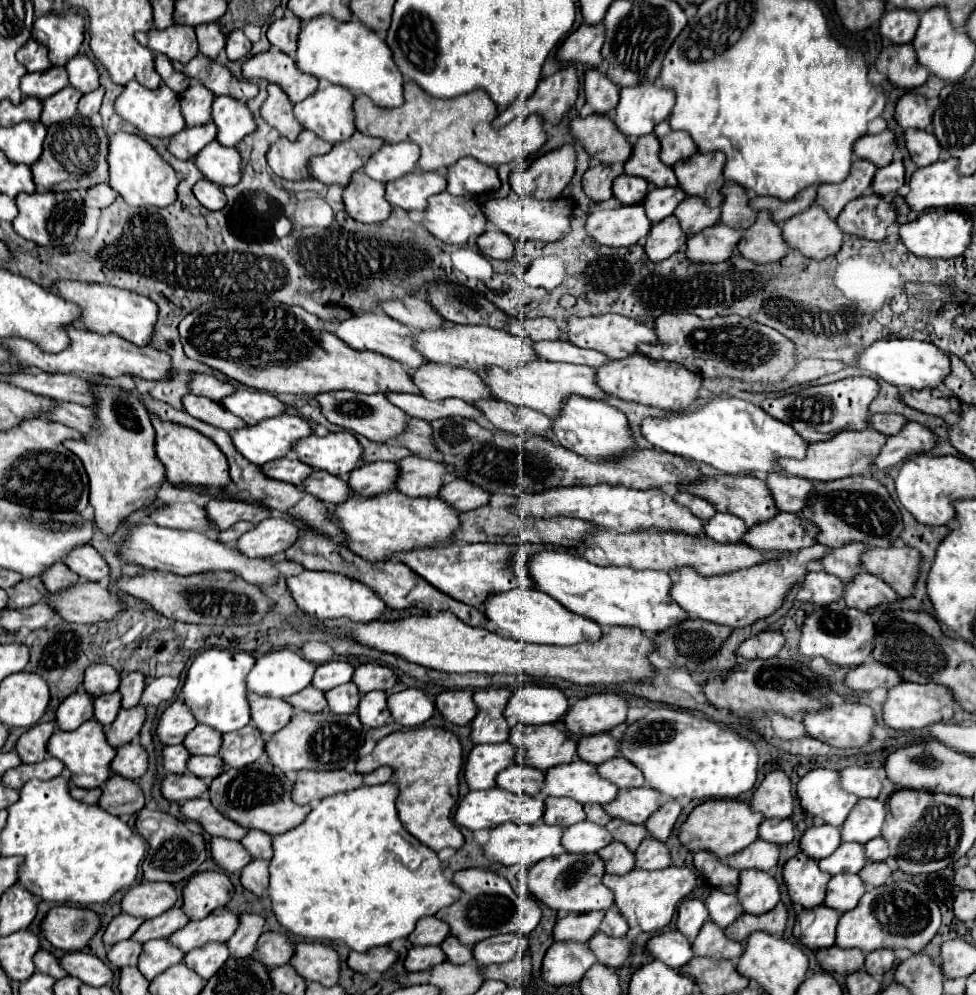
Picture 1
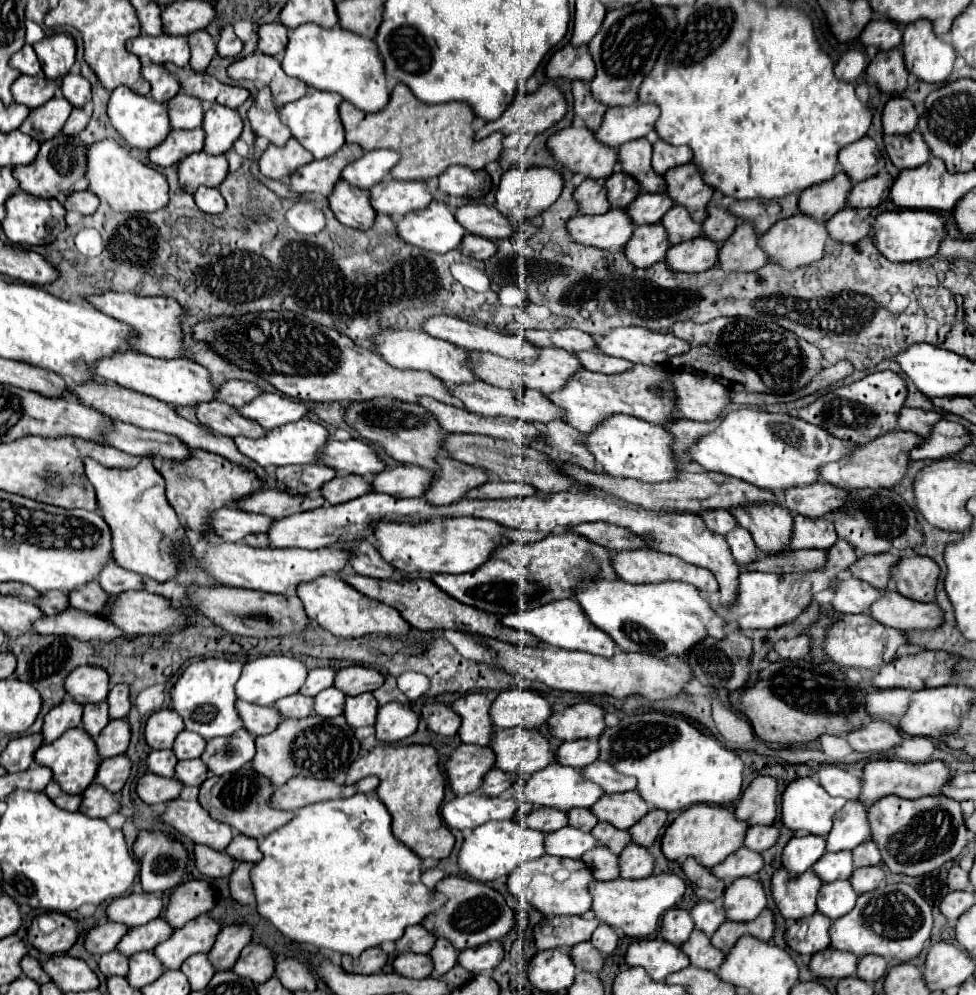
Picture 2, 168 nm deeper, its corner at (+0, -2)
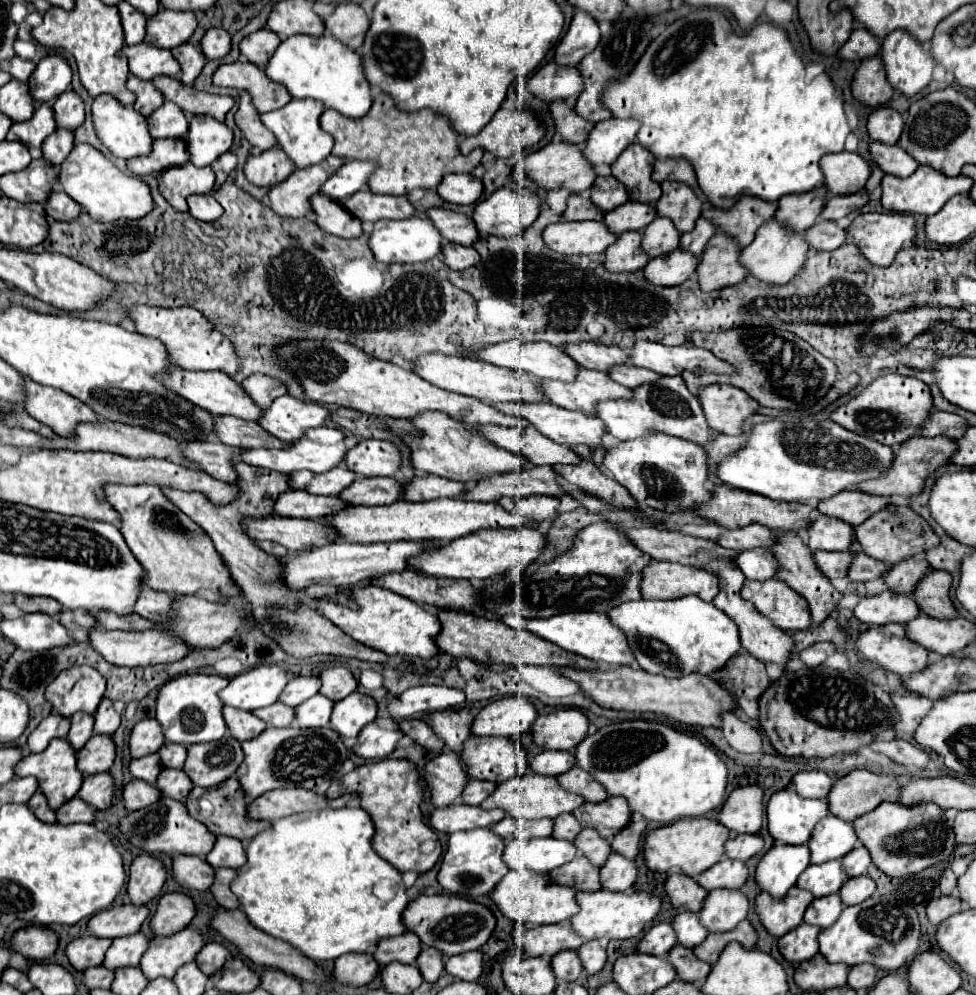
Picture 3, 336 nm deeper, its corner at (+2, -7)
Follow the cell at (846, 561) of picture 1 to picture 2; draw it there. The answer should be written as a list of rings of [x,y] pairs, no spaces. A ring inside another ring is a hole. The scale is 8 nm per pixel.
[[[884,552],[884,554],[864,554],[860,556],[848,570],[854,578],[868,582],[874,588],[886,588],[890,582],[890,568],[896,564],[898,556]]]

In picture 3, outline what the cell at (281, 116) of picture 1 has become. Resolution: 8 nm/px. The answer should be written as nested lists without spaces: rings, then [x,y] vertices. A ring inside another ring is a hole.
[[[240,91],[238,97],[238,111],[234,115],[234,121],[238,125],[238,129],[242,131],[242,135],[248,139],[248,143],[258,149],[258,151],[266,151],[272,149],[276,145],[274,135],[260,123],[258,111],[254,109],[250,95],[246,91]]]

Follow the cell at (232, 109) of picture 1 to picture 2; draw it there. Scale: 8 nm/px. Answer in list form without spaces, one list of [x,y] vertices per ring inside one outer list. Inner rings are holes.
[[[214,104],[206,114],[204,114],[204,126],[206,130],[206,142],[204,142],[204,152],[208,154],[226,154],[234,140],[242,134],[242,118],[234,108]]]

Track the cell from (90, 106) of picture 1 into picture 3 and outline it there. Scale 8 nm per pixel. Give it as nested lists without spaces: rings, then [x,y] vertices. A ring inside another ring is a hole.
[[[56,129],[50,137],[42,143],[42,157],[48,165],[58,167],[74,147],[74,133],[68,129]]]

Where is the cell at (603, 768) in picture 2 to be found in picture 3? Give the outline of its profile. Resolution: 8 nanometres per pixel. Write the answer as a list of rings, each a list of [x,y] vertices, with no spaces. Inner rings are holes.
[[[572,767],[570,771],[566,771],[566,775],[558,777],[558,785],[570,793],[584,797],[584,801],[588,803],[602,803],[608,799],[606,789],[602,789],[602,785],[596,783],[594,777],[580,767]]]

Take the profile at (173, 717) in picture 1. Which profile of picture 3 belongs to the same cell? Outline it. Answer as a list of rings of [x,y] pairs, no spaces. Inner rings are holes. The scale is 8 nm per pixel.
[[[144,719],[144,721],[134,725],[128,743],[130,743],[132,759],[156,753],[162,747],[162,743],[164,743],[162,727],[158,725],[156,719]]]

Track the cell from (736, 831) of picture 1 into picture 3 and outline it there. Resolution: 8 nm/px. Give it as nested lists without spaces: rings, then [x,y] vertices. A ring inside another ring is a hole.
[[[694,817],[694,819],[680,819],[672,825],[658,827],[646,833],[644,839],[644,861],[650,871],[658,873],[672,873],[680,871],[690,877],[698,877],[714,863],[718,863],[724,855],[724,841],[730,837],[730,831],[722,827],[716,819]]]

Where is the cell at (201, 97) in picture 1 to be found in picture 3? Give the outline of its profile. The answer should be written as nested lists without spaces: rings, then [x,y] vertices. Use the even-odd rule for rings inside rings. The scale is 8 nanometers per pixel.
[[[164,101],[148,119],[148,131],[152,139],[186,139],[188,135],[188,117],[176,103]]]

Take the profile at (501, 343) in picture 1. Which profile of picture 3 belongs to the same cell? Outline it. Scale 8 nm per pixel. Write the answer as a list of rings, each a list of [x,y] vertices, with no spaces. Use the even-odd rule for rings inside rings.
[[[580,369],[572,383],[542,381],[542,393],[546,395],[546,401],[584,415],[594,415],[594,407],[600,401],[632,397],[632,389],[614,383],[606,373],[592,369]]]

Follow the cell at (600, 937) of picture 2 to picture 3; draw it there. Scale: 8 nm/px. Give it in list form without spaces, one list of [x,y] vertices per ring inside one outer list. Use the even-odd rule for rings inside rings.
[[[586,941],[582,947],[578,947],[578,957],[582,961],[584,971],[588,975],[596,975],[606,963],[606,949],[600,941]]]

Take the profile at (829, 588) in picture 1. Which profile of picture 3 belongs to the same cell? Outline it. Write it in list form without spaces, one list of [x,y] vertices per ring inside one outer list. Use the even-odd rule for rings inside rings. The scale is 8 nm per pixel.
[[[886,591],[876,597],[862,597],[854,607],[854,615],[868,625],[886,625],[886,623],[910,623],[920,615],[918,603],[914,597],[898,595]]]

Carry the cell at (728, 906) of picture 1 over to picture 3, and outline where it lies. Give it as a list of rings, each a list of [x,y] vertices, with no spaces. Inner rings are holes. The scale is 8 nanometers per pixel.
[[[684,911],[684,913],[678,913],[672,921],[672,927],[678,935],[678,943],[684,945],[684,947],[696,947],[698,943],[702,943],[708,933],[706,933],[706,927],[702,927],[698,923],[698,913],[692,913],[692,911]]]

